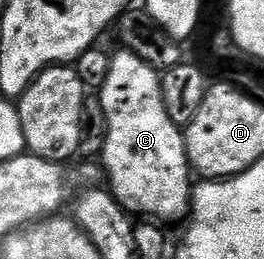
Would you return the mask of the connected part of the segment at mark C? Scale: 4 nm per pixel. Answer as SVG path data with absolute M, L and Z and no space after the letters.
M120 48L117 49L117 54L111 55L112 63L110 64L110 76L106 76L106 84L99 90L98 97L100 100L100 107L104 113L106 120L106 128L104 129L104 149L102 151L102 159L104 158L104 170L108 173L107 189L111 195L116 199L116 202L129 215L139 217L144 220L155 220L157 223L165 224L164 222L180 222L185 221L186 215L189 213L192 205L192 191L194 189L193 171L188 164L188 157L186 156L186 144L184 143L184 130L174 124L174 120L168 114L168 109L164 103L164 88L162 85L161 75L150 64L146 64L144 60L138 56L134 56L134 52Z

